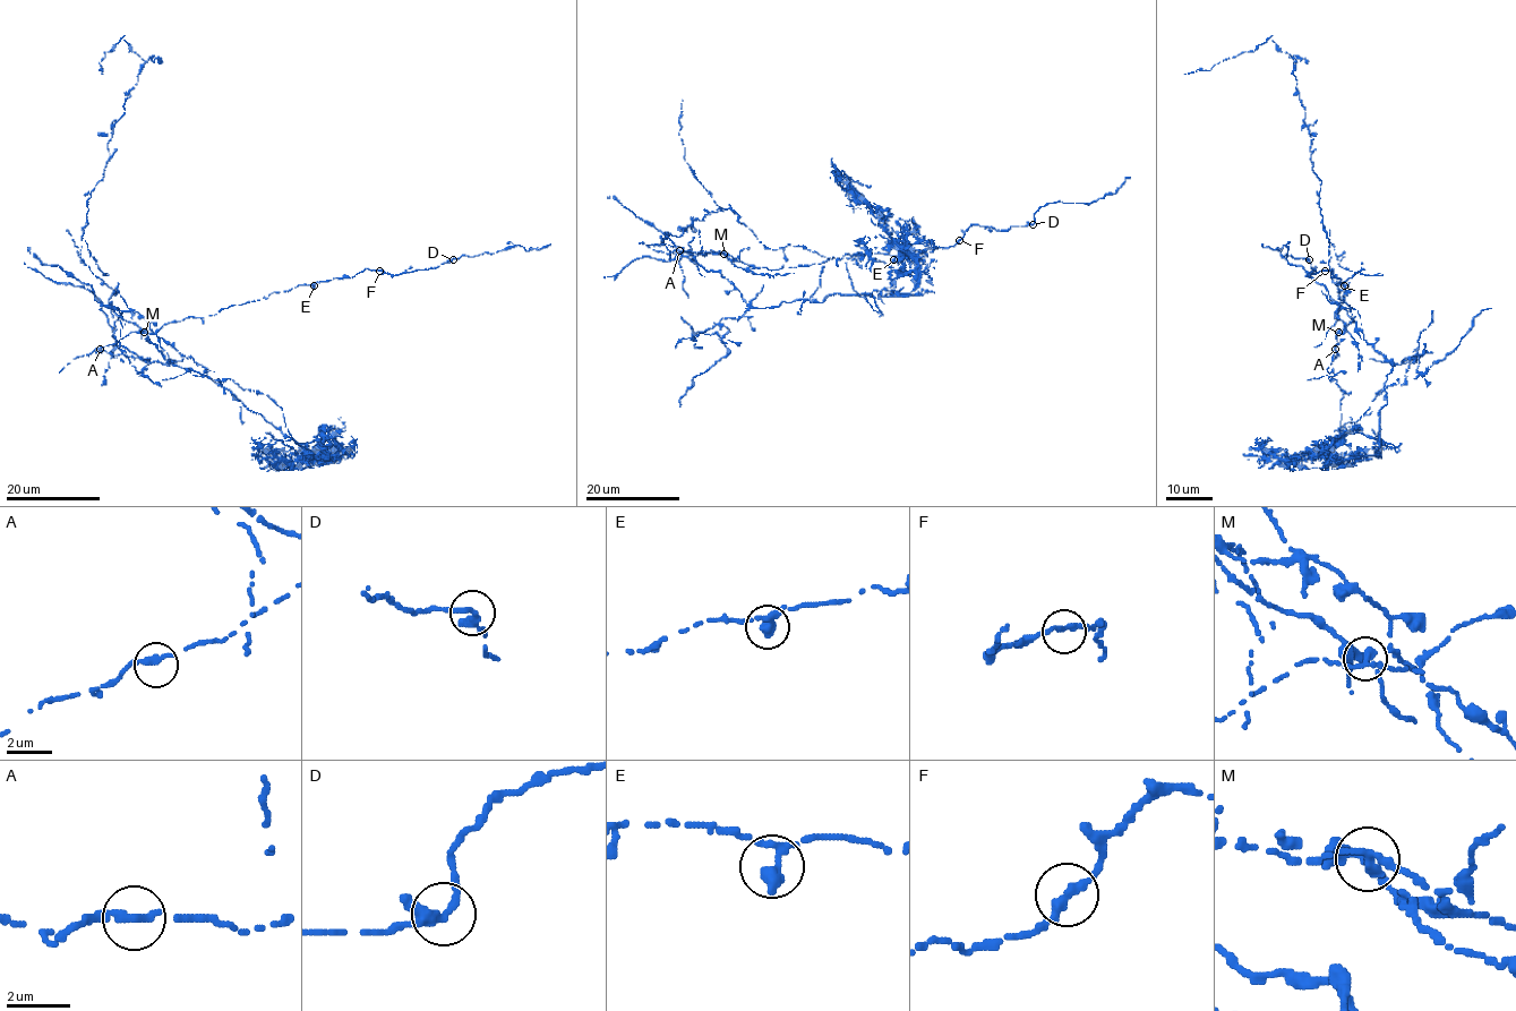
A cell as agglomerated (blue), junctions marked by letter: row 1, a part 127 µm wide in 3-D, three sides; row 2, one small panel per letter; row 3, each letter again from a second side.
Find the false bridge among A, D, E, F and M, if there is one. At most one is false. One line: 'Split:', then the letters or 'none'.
Split: M

